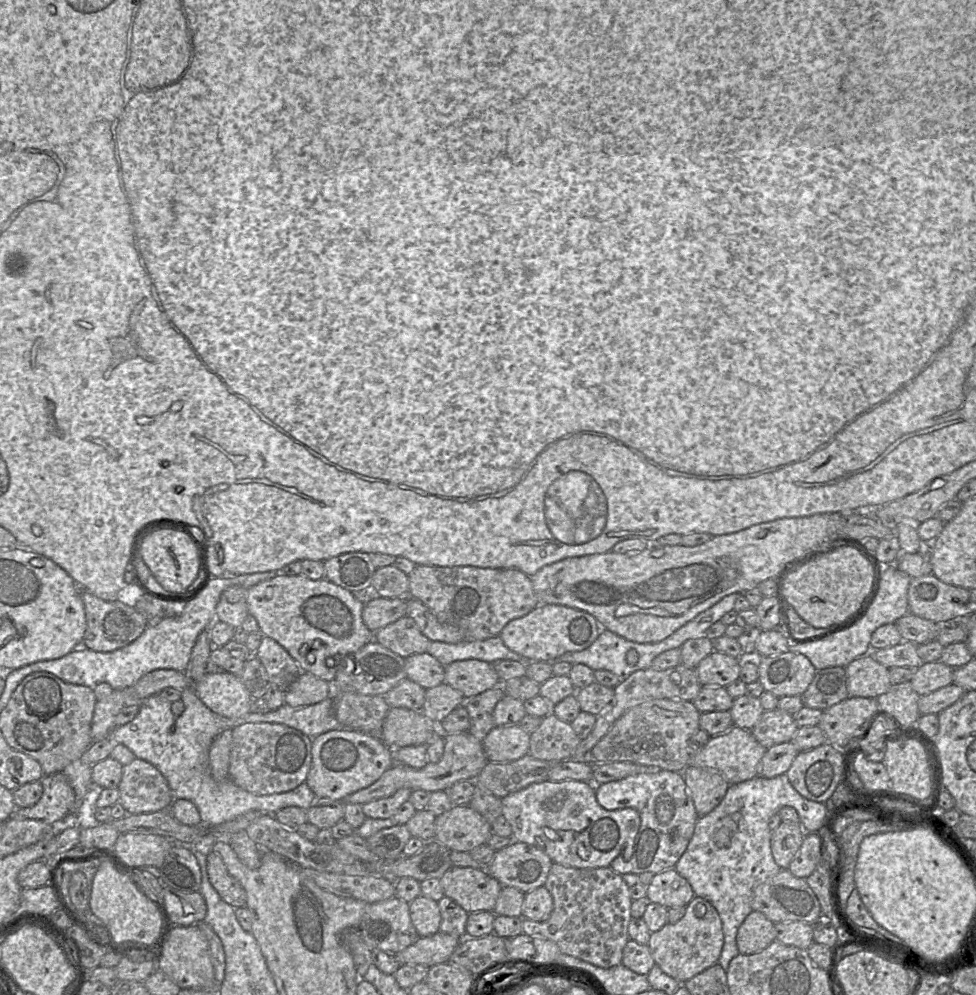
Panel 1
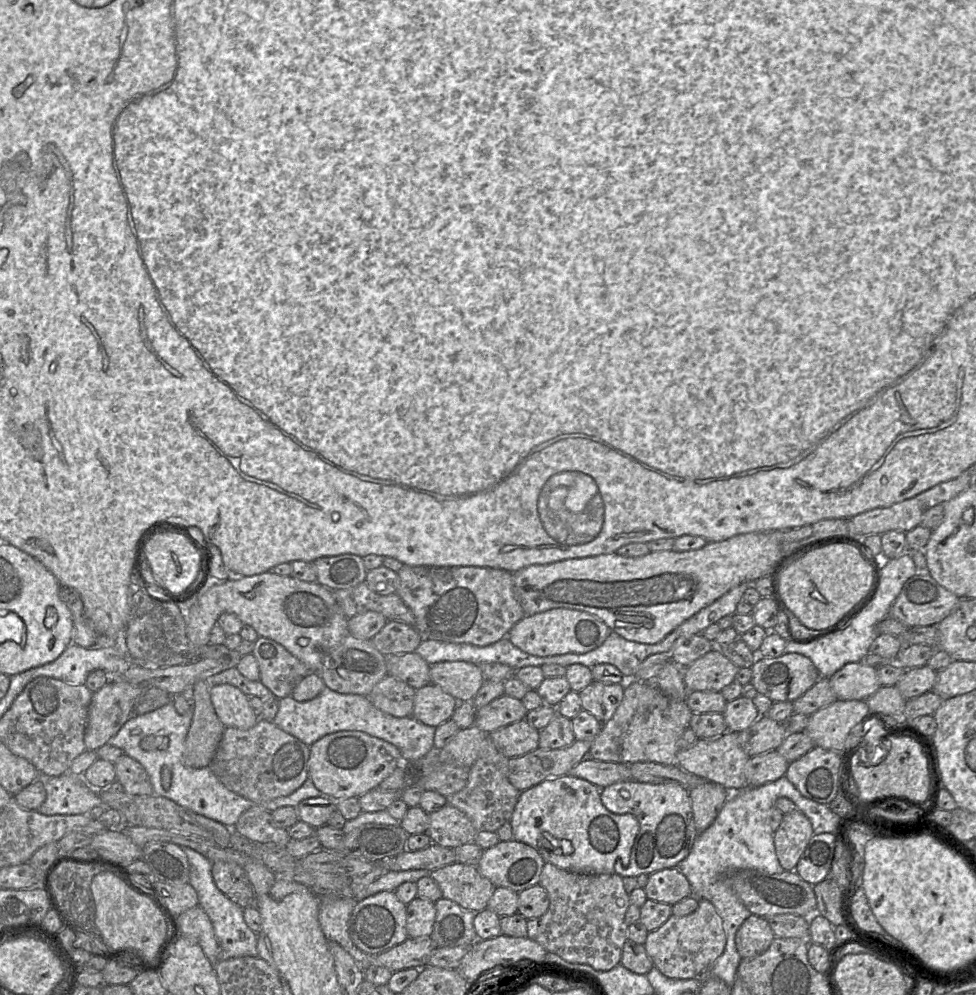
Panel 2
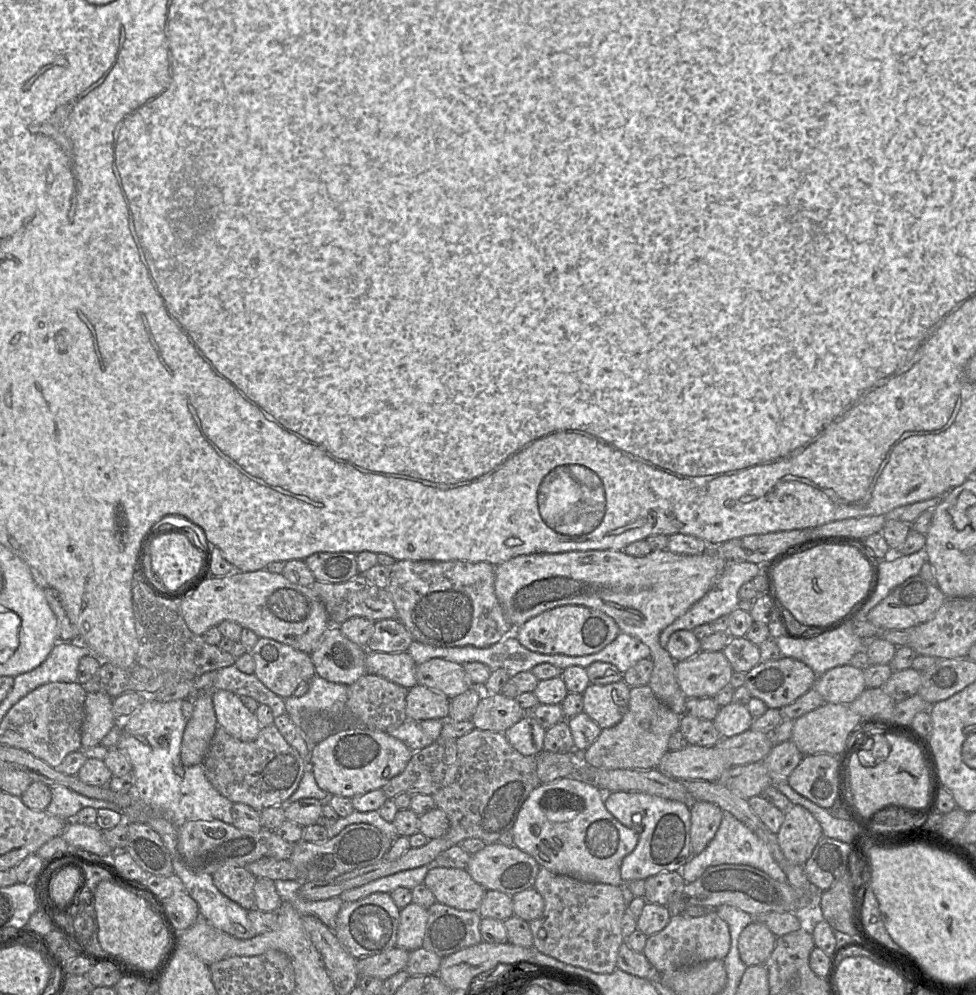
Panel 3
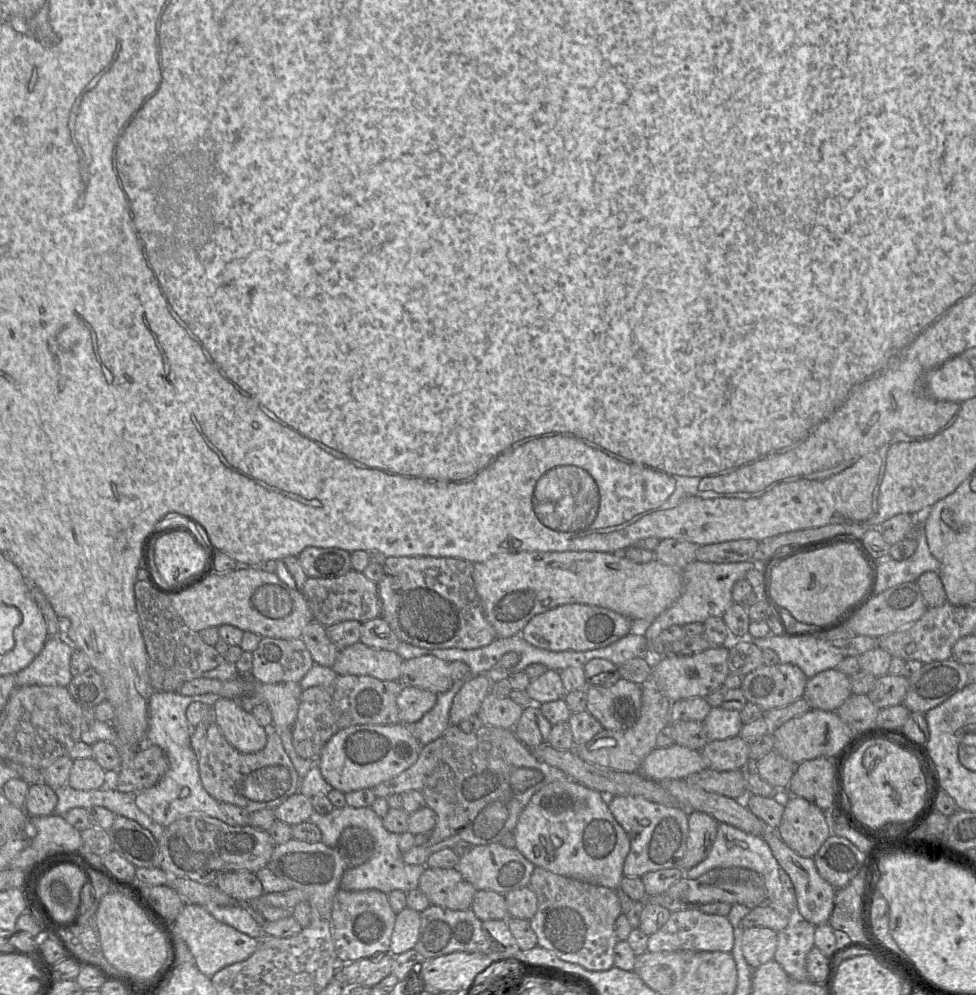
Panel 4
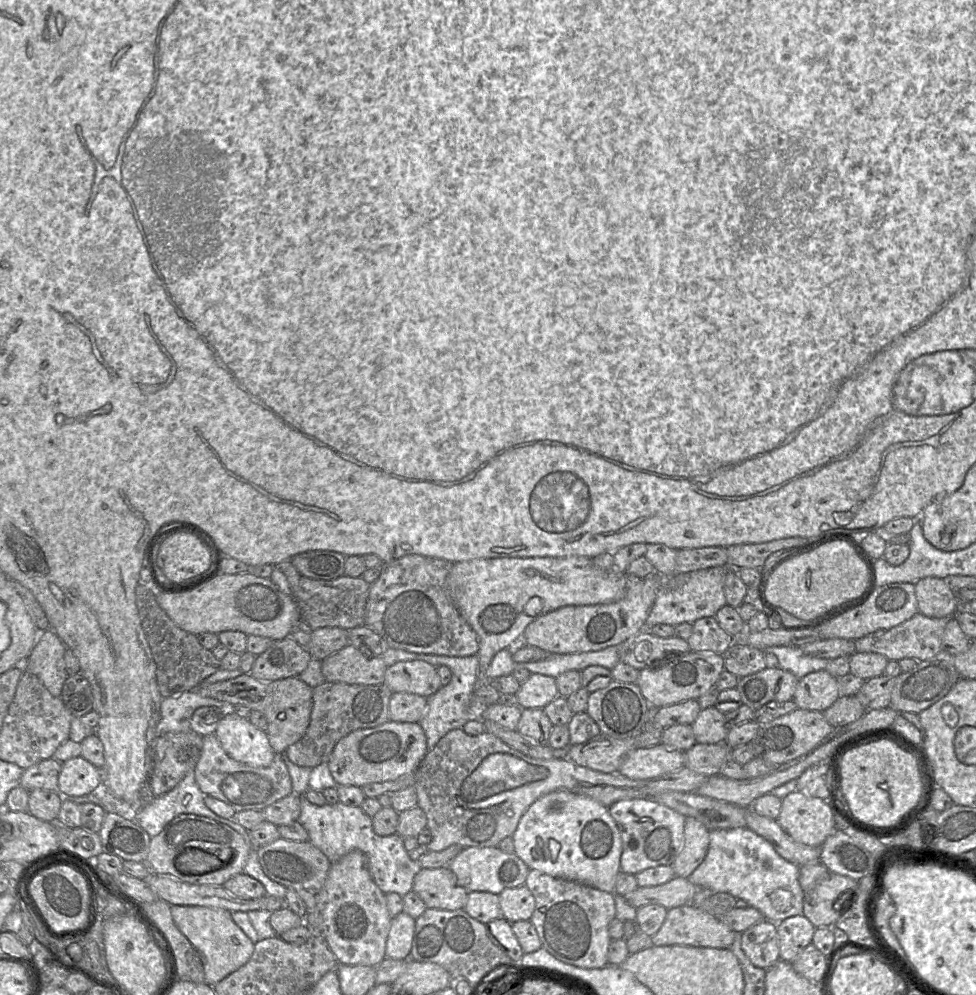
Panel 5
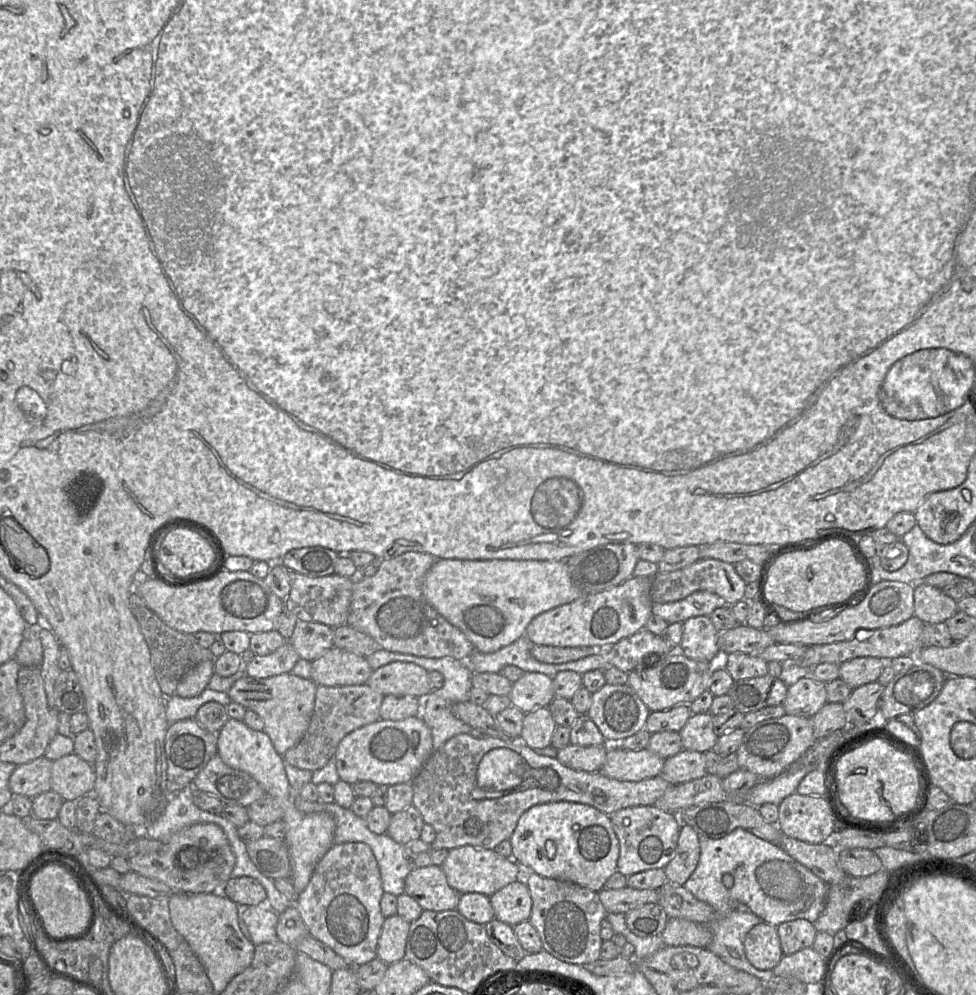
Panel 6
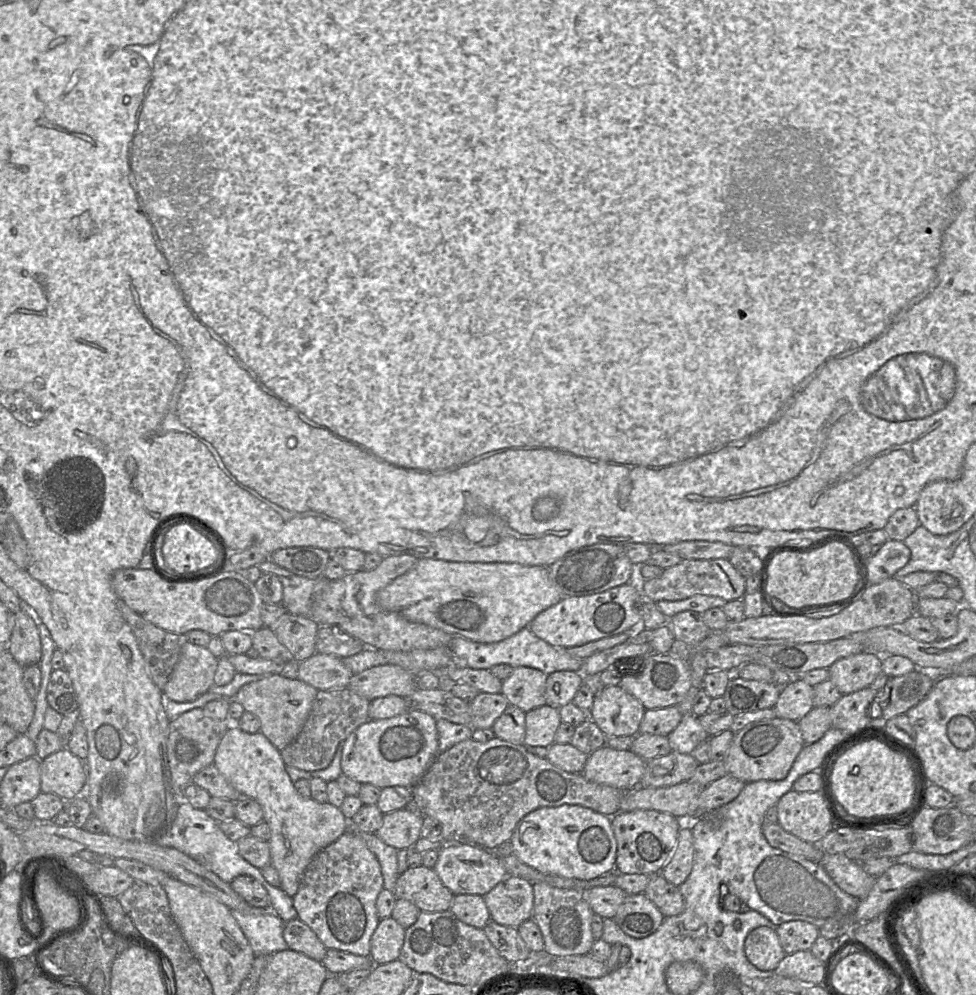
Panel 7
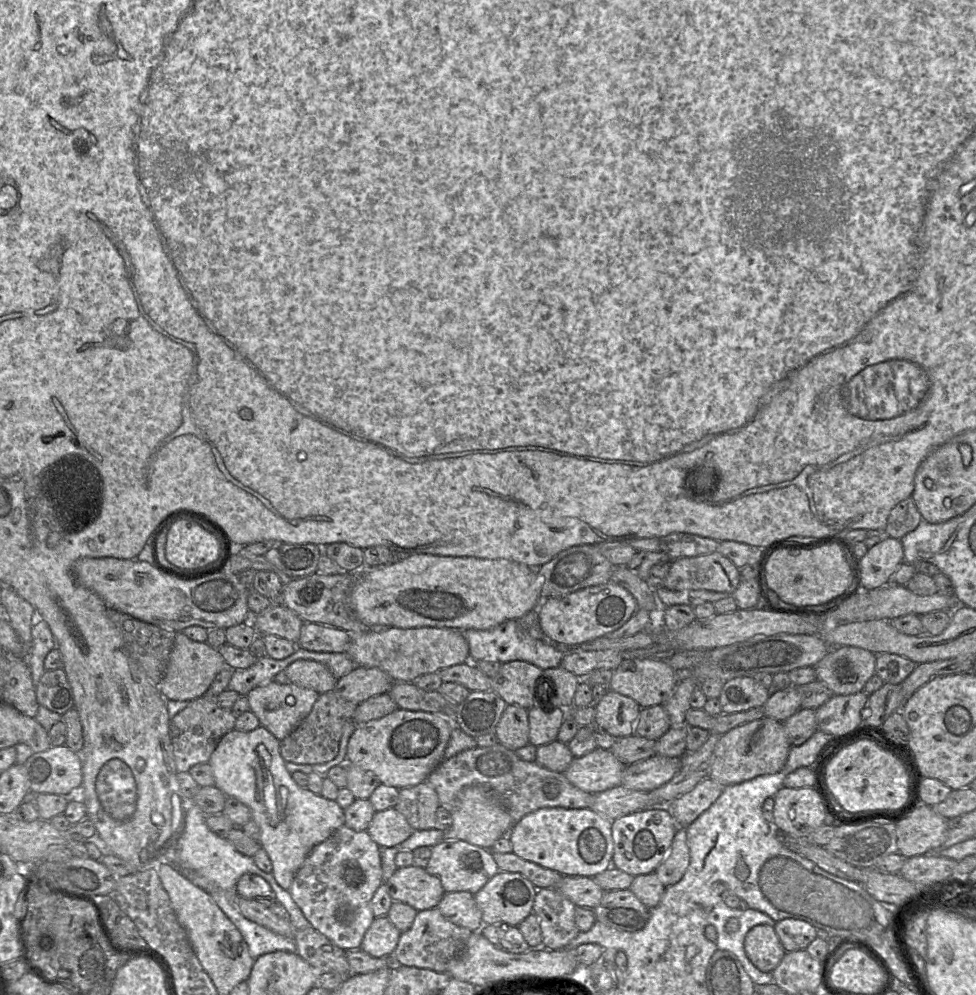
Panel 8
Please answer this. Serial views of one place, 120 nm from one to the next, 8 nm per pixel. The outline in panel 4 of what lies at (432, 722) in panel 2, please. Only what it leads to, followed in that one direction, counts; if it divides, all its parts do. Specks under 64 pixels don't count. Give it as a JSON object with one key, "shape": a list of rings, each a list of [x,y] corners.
{"shape":[[[402,686],[396,699],[399,723],[411,726],[436,704],[437,694],[413,686]]]}

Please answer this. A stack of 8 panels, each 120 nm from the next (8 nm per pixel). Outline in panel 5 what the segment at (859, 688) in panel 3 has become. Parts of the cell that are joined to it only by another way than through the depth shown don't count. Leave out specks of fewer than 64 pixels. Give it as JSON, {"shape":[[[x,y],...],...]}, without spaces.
{"shape":[[[821,670],[799,679],[792,700],[799,709],[824,712],[839,697],[838,678]]]}

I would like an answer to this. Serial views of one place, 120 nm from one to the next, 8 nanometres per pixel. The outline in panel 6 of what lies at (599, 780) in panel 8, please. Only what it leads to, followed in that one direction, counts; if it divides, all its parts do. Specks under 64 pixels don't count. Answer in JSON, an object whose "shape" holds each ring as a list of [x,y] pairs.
{"shape":[[[611,745],[600,771],[621,781],[641,781],[661,775],[665,759],[649,749],[627,750]]]}

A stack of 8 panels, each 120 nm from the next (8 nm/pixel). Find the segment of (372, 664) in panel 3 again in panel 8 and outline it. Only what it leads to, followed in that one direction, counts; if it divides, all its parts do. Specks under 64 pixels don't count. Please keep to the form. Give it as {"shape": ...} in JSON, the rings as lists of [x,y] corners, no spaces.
{"shape":[[[297,660],[284,669],[291,683],[313,689],[319,694],[332,692],[337,679],[323,664],[314,660]]]}

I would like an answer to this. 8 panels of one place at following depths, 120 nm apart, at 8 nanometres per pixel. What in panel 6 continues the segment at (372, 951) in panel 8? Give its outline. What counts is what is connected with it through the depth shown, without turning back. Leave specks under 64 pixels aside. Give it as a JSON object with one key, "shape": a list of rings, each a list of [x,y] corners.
{"shape":[[[398,914],[385,917],[377,945],[377,958],[387,965],[405,957],[411,922]]]}

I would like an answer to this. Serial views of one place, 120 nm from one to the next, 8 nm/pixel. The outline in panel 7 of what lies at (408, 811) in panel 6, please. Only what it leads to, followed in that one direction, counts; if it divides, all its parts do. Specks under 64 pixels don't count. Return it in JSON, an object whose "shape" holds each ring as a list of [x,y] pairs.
{"shape":[[[404,807],[383,815],[381,827],[375,834],[396,849],[412,849],[421,837],[424,815],[413,807]]]}

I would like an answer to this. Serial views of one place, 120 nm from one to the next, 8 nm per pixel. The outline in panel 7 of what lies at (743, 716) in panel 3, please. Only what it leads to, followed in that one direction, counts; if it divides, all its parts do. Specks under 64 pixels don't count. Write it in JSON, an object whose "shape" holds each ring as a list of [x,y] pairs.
{"shape":[[[685,714],[679,725],[668,736],[672,752],[691,754],[703,741],[711,736],[701,725],[699,718]]]}

